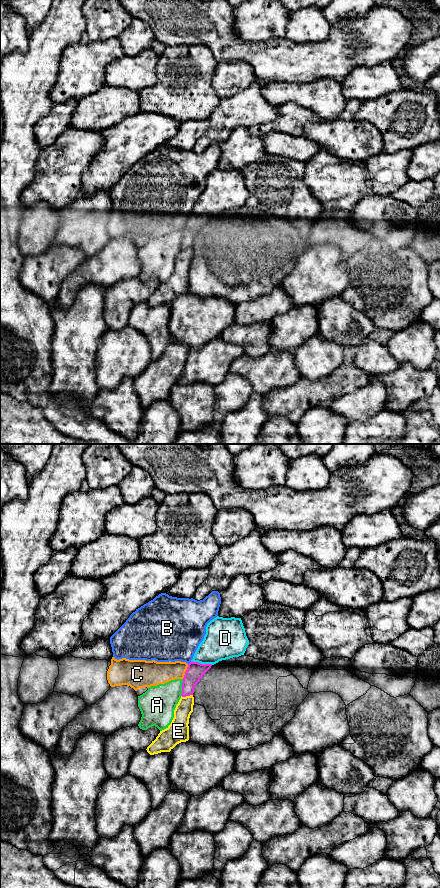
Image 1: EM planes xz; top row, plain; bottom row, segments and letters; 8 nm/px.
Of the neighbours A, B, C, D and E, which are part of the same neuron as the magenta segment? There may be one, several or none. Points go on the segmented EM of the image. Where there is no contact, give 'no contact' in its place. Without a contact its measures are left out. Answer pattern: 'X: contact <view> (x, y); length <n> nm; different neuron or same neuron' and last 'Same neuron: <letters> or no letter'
A: contact xz (182, 687); length 140 nm; different neuron
B: contact xz (189, 663); length 40 nm; different neuron
C: contact xz (186, 671); length 130 nm; different neuron
D: contact xz (202, 664); length 180 nm; same neuron
E: contact xz (186, 695); length 100 nm; different neuron
Same neuron: D

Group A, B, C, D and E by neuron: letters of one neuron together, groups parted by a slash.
A / B C / D / E

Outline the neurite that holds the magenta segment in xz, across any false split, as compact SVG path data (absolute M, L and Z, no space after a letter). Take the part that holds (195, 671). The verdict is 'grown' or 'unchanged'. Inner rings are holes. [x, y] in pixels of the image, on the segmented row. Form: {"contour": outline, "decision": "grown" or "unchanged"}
{"contour": "M217 616L206 626L206 634L188 664L182 683L182 697L193 695L202 676L219 661L244 655L249 640L241 618Z", "decision": "grown"}

